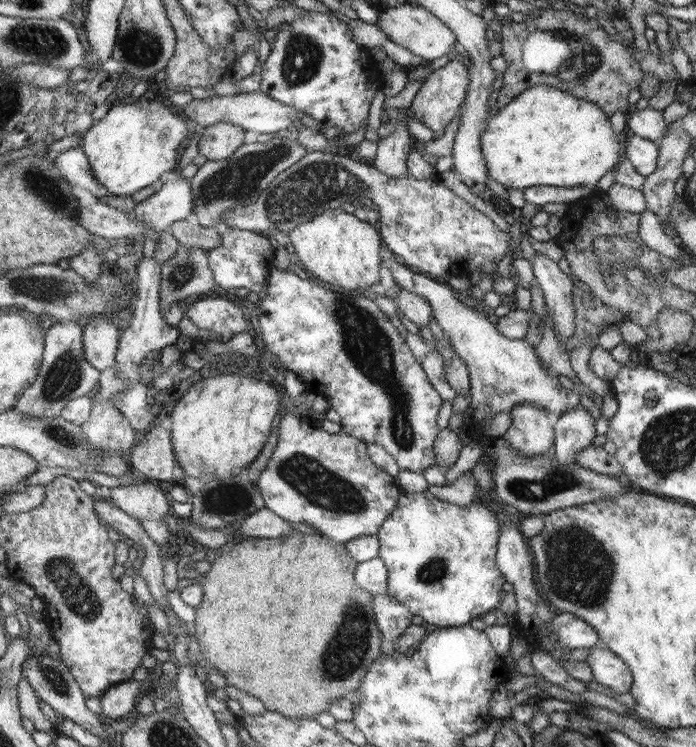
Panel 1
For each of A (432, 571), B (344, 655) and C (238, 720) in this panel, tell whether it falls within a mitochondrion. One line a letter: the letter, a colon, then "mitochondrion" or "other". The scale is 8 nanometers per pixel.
A: mitochondrion
B: mitochondrion
C: other

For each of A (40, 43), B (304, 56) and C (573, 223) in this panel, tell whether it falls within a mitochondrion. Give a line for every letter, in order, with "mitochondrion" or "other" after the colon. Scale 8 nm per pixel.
A: mitochondrion
B: mitochondrion
C: other

